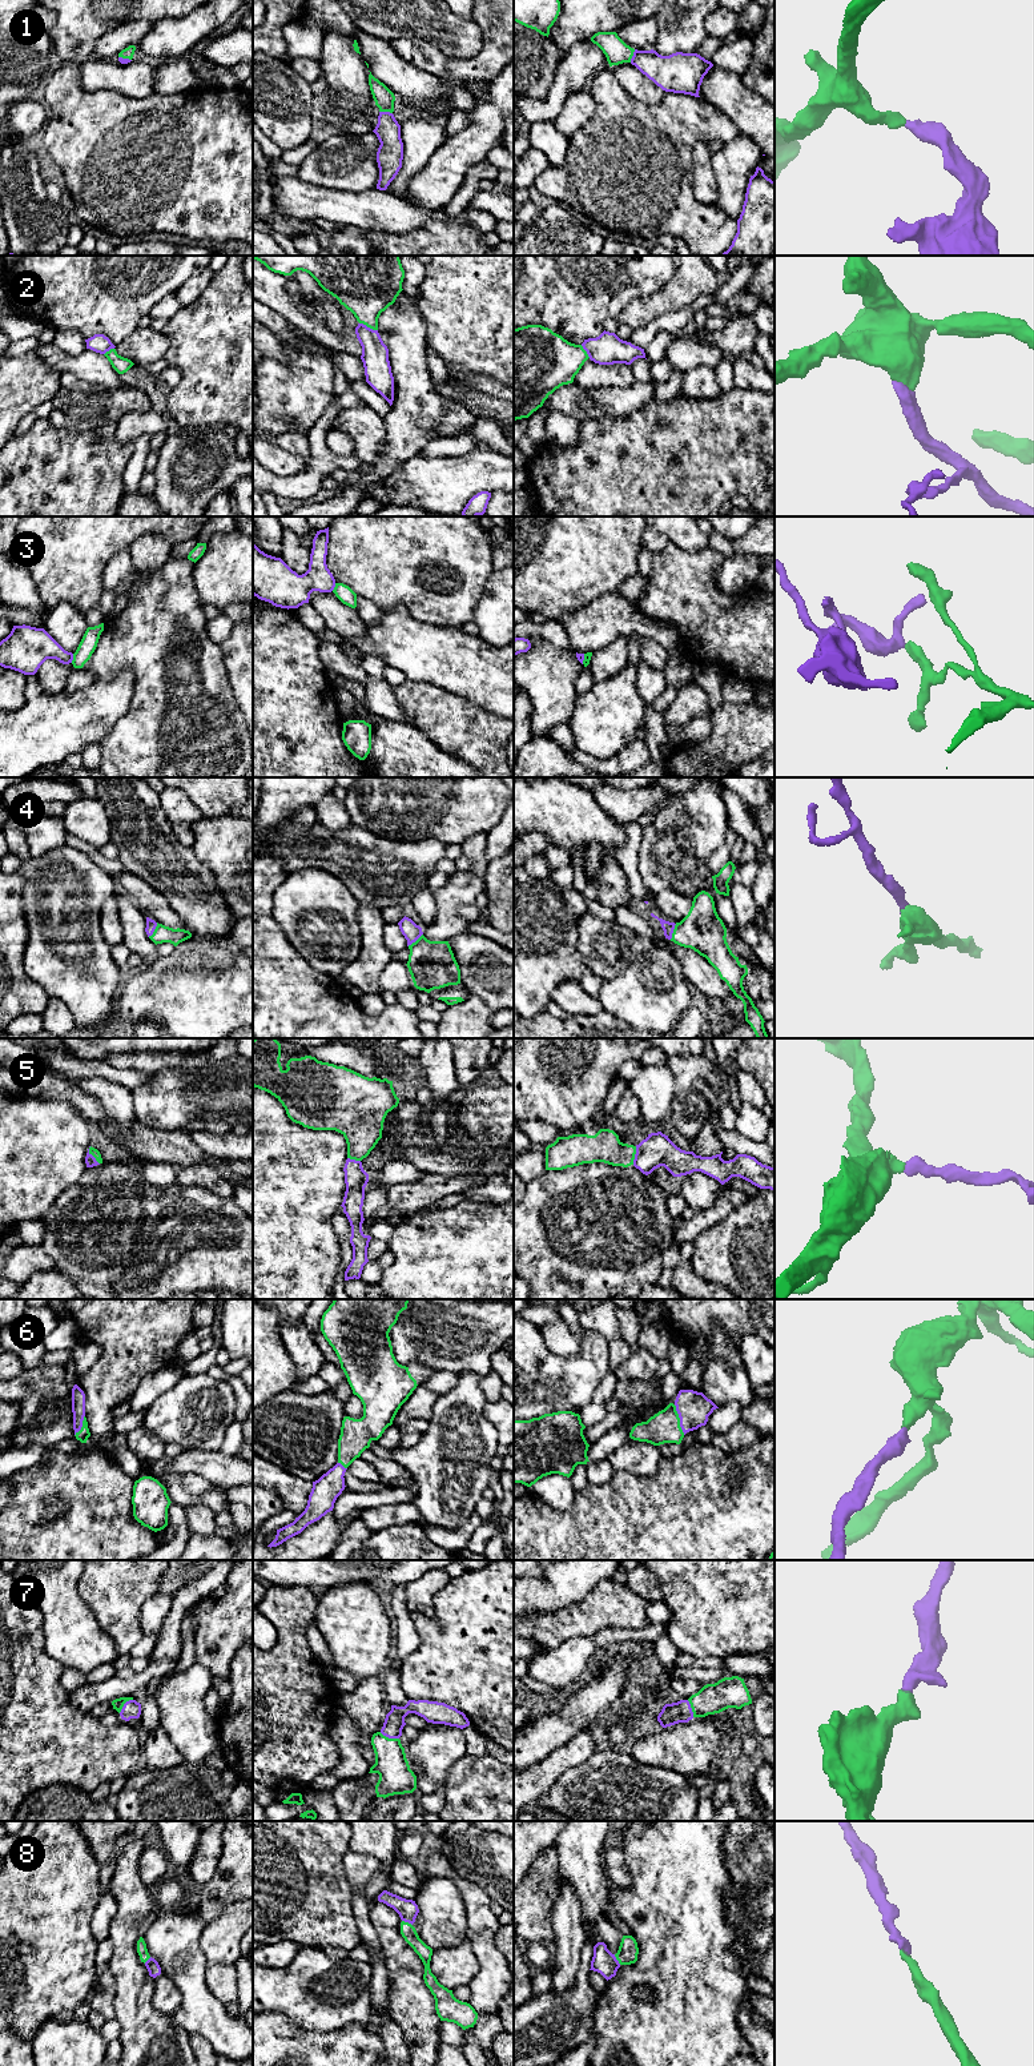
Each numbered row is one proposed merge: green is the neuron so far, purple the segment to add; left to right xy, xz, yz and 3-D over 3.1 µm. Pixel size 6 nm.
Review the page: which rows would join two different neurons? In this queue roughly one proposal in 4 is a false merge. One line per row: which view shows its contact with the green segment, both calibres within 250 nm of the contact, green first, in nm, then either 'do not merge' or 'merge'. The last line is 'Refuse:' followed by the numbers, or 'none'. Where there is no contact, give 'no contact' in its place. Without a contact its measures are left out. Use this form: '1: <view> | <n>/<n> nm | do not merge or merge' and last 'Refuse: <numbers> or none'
1: xz | 120/160 nm | merge
2: xz | 360/160 nm | merge
3: xy | 100/220 nm | do not merge
4: xy | 100/60 nm | merge
5: xy | 50/70 nm | merge
6: yz | 190/200 nm | merge
7: xz | 200/120 nm | merge
8: xz | 90/120 nm | merge
Refuse: 3

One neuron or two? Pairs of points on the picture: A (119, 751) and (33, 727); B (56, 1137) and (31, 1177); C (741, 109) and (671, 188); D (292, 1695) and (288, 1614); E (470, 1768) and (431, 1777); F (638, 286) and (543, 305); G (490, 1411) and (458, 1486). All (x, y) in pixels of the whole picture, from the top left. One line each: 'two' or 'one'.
A: two
B: one
C: two
D: one
E: two
F: one
G: two

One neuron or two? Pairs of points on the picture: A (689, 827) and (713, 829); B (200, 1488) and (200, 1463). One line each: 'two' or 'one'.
A: one
B: two

